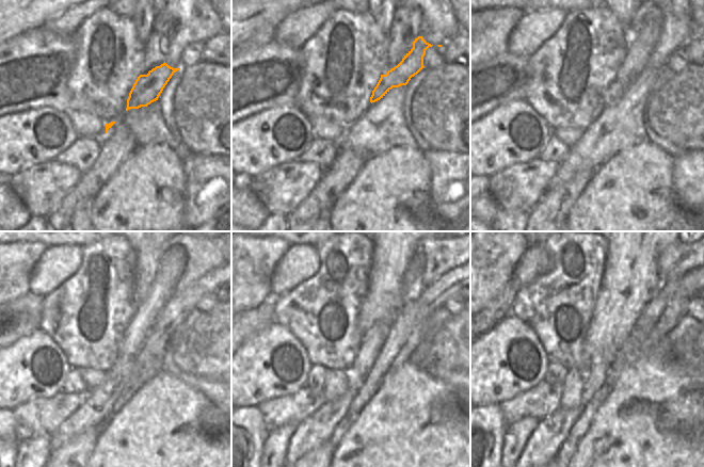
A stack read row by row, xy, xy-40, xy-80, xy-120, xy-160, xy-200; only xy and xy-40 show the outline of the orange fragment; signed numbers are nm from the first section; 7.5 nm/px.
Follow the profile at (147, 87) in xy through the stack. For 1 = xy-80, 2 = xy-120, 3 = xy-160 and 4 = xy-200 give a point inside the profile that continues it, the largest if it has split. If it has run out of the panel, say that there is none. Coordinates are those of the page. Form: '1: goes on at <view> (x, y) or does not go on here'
1: goes on at xy-80 (675, 33)
2: goes on at xy-120 (200, 258)
3: goes on at xy-160 (438, 258)
4: goes on at xy-200 (676, 259)

